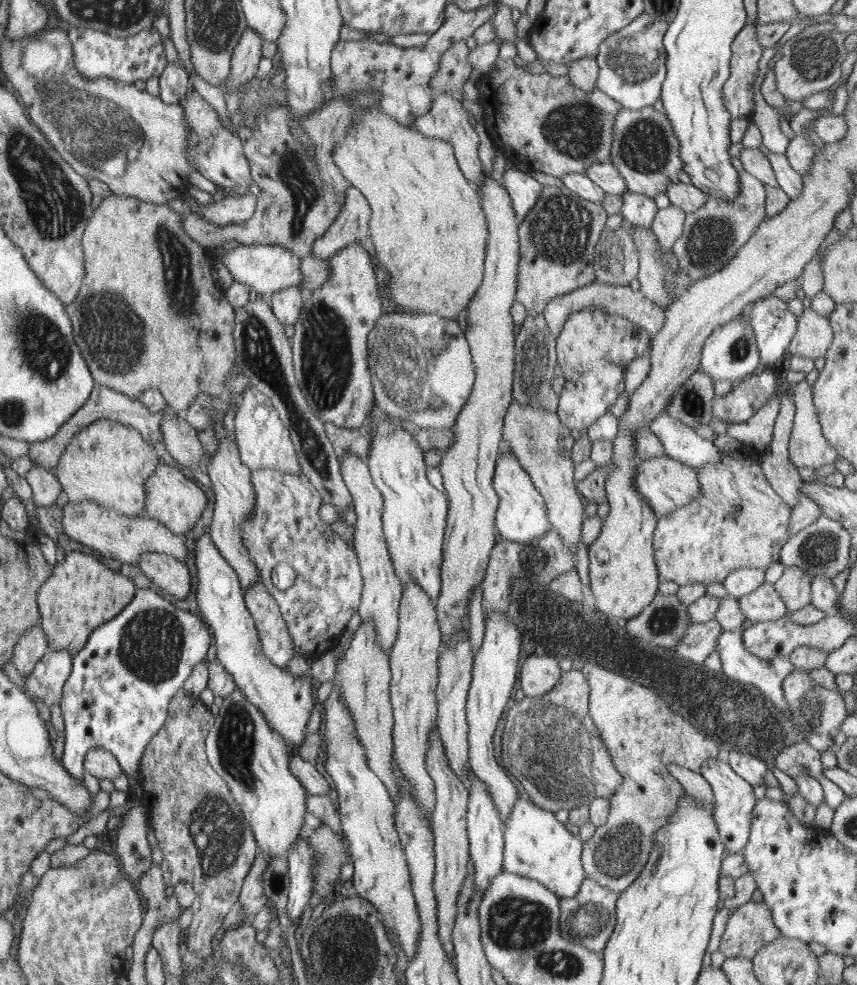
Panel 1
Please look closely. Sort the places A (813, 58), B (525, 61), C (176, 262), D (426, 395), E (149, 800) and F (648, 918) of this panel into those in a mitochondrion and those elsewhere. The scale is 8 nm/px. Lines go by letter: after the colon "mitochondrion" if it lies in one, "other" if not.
A: mitochondrion
B: other
C: mitochondrion
D: mitochondrion
E: other
F: other

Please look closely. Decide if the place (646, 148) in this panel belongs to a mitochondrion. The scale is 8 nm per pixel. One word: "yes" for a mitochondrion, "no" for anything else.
yes

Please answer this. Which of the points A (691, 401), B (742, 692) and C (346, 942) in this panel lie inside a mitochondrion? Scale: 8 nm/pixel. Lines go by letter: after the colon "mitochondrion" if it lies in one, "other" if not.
A: mitochondrion
B: other
C: mitochondrion

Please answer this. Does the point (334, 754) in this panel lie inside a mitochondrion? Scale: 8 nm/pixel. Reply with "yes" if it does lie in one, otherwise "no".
no

